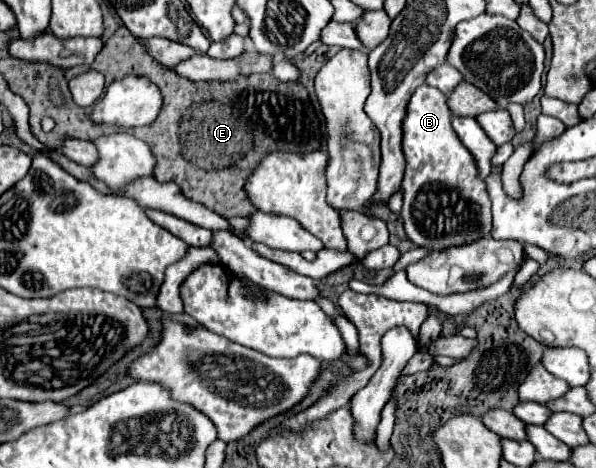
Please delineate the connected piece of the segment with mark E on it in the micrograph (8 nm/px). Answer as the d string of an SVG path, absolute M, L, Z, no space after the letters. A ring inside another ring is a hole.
M119 27L117 33L105 43L91 69L103 73L105 87L131 73L145 75L161 87L163 111L159 121L151 127L129 129L129 133L149 143L155 151L155 179L159 183L177 183L187 199L205 205L225 219L249 217L257 211L247 197L245 183L265 155L273 151L311 153L321 149L321 123L303 83L283 83L271 73L249 75L225 83L195 83L175 75L173 69L155 61L147 53L145 45L139 43L127 27ZM181 119L183 147L179 145Z

